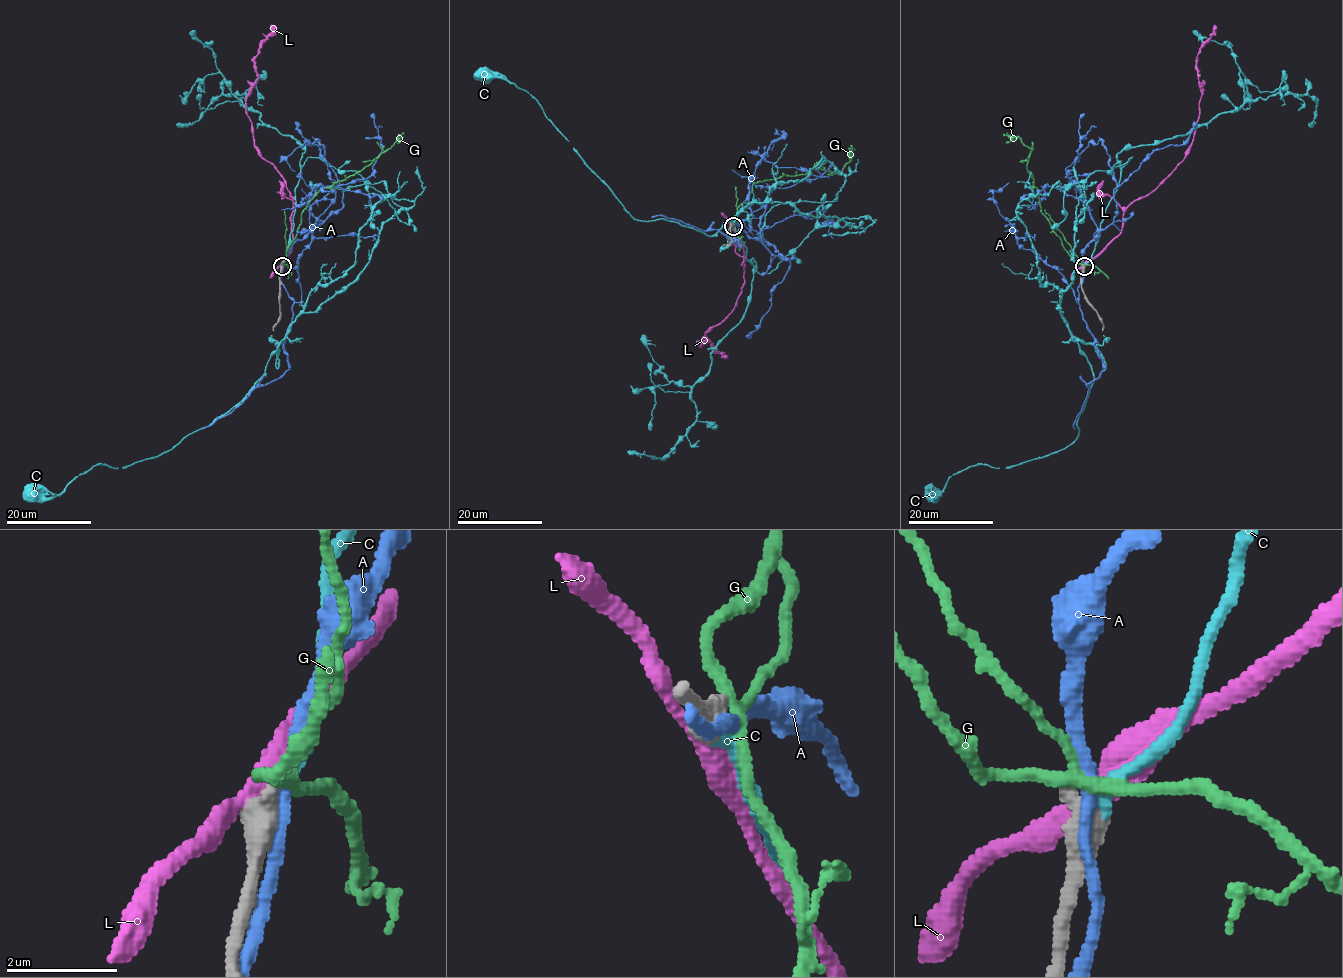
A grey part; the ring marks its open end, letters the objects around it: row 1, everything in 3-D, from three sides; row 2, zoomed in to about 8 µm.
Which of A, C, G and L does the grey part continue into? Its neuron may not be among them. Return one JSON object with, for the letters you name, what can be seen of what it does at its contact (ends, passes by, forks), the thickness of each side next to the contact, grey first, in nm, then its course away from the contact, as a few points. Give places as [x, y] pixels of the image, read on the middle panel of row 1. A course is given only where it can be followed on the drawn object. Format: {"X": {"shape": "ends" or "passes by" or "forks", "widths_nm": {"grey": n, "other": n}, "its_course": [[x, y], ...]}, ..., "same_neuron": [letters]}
{"C": {"shape": "ends", "widths_nm": {"grey": 550, "other": 280}, "its_course": [[733, 226], [760, 273], [814, 229], [851, 226], [765, 201], [712, 235], [637, 220], [532, 96], [484, 76]]}, "same_neuron": ["C"]}

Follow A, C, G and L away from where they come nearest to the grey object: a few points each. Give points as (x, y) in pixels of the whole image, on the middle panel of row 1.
A: (733, 225), (756, 237), (774, 254), (793, 258), (775, 251), (738, 218), (740, 210), (745, 209)
C: (733, 226), (760, 273), (814, 229), (851, 226), (765, 201), (712, 235), (637, 220), (532, 96), (484, 76)
G: (734, 223), (737, 210), (747, 199), (754, 183), (813, 169), (840, 173), (849, 161), (849, 152), (855, 149)
L: (731, 226), (743, 250), (744, 284), (735, 308), (696, 341), (704, 343), (708, 339), (726, 357)

